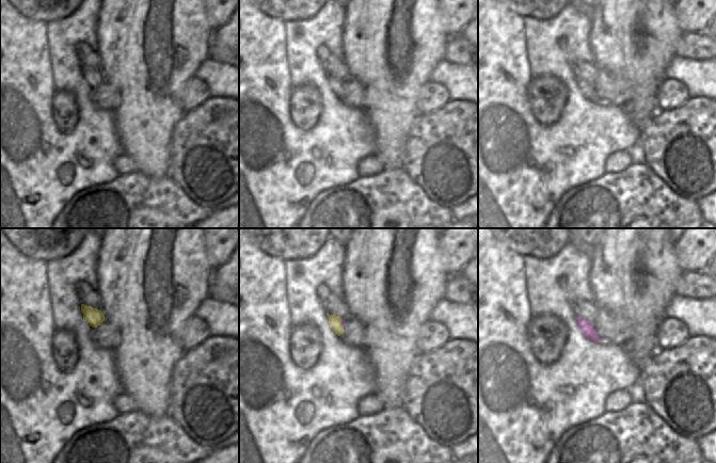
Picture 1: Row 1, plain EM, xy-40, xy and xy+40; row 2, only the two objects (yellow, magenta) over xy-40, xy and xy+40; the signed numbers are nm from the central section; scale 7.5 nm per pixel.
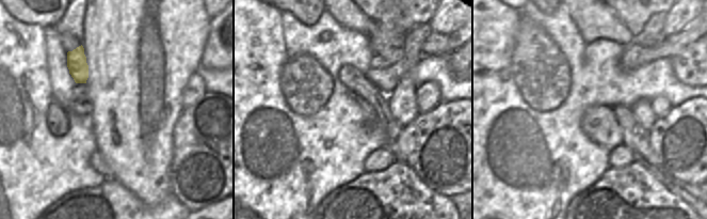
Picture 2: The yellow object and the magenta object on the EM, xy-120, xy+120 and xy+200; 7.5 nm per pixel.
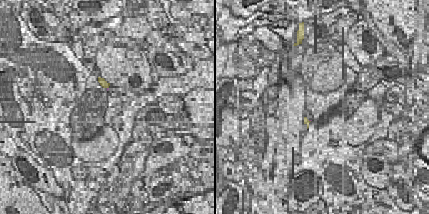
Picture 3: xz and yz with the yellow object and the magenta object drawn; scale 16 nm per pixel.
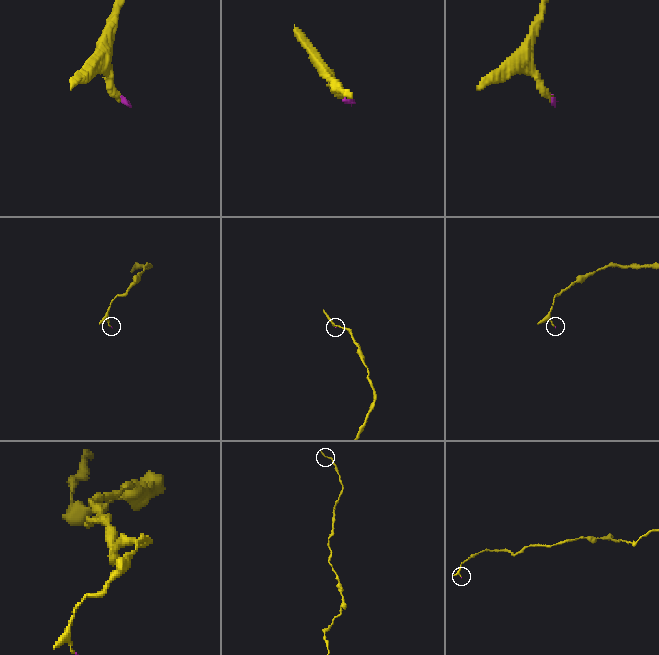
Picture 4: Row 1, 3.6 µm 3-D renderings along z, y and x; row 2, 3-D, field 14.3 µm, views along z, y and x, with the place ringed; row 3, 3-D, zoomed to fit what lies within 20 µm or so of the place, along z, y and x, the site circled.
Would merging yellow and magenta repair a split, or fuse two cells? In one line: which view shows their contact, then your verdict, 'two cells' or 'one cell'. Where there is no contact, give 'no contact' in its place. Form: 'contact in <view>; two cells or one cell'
contact in xy; one cell

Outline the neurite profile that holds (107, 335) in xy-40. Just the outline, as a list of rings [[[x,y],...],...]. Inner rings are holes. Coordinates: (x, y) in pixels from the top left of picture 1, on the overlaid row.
[[[104,321],[97,328],[92,328],[90,337],[92,341],[101,349],[110,349],[112,351],[116,349],[122,341],[120,329],[108,321]]]

